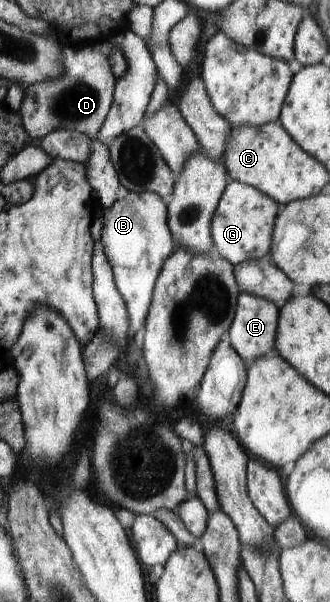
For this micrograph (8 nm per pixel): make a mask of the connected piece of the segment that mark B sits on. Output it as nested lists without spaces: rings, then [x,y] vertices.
[[[129,191],[124,198],[117,199],[102,215],[100,240],[113,270],[118,293],[126,306],[129,339],[134,338],[146,323],[159,271],[167,257],[176,249],[168,226],[166,204],[164,199],[151,191],[143,193]]]

